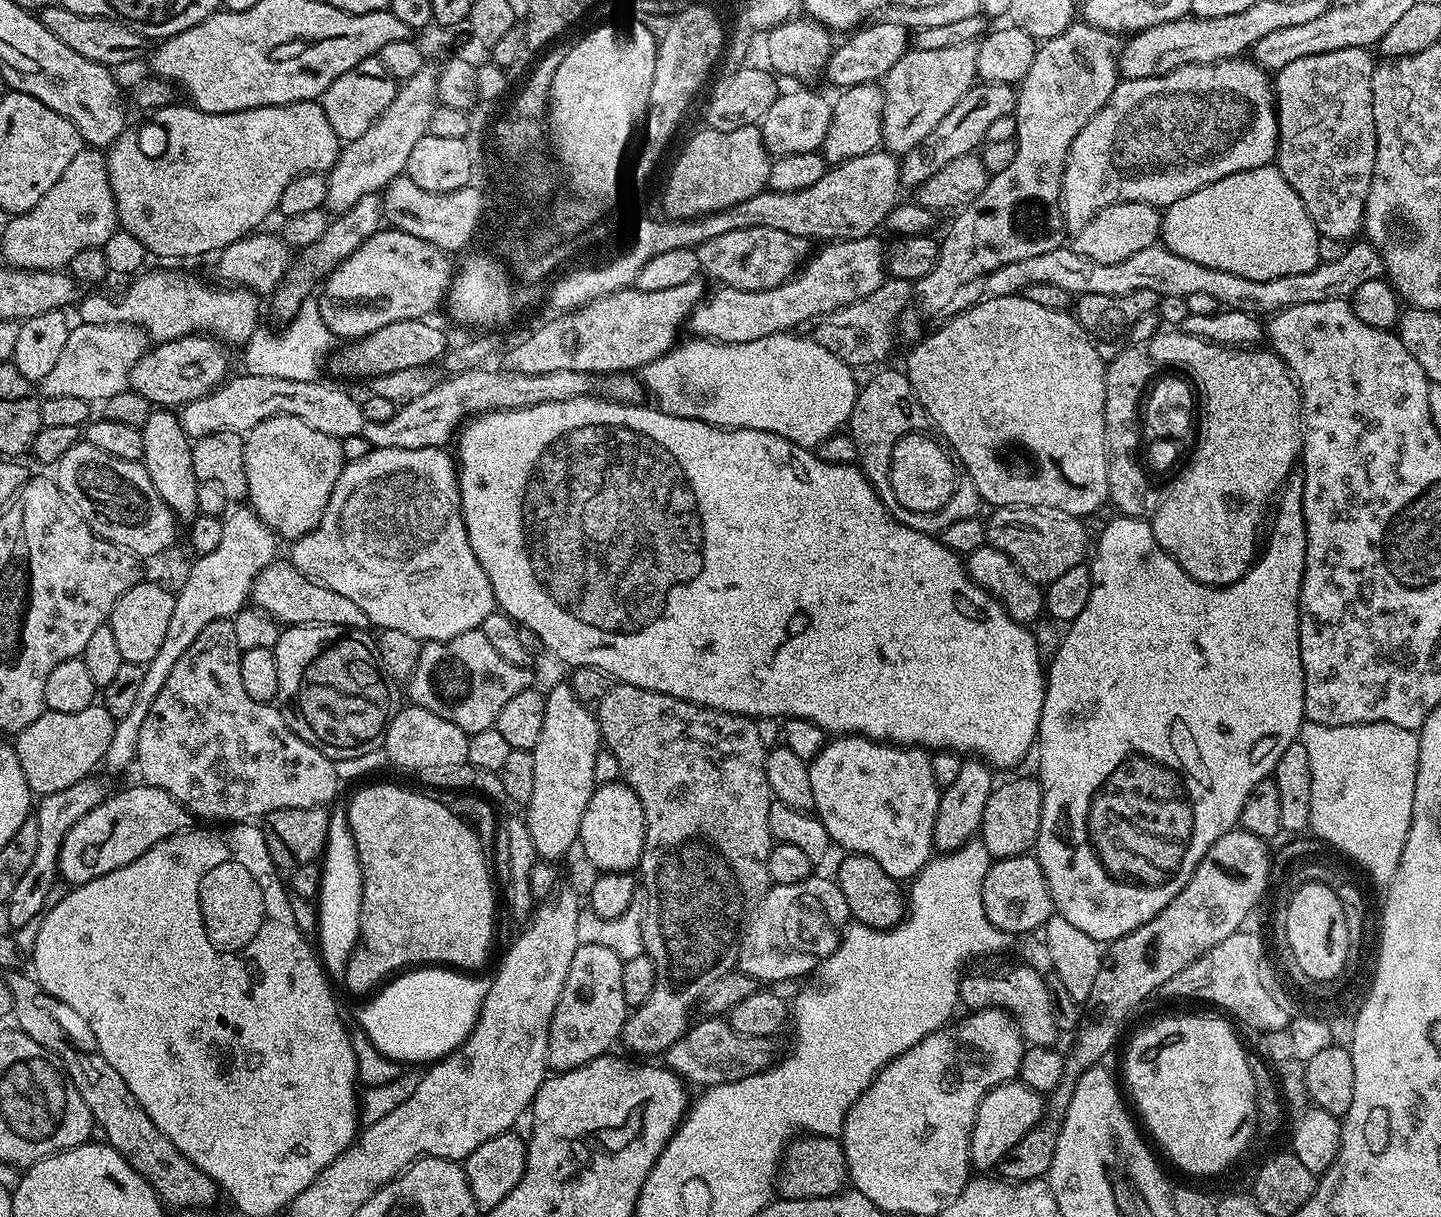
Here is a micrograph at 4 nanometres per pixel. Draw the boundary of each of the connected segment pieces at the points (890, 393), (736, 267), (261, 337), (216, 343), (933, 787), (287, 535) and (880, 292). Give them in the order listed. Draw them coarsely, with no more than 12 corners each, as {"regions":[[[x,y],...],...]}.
{"regions":[[[903,371],[857,391],[846,428],[873,488],[896,442],[929,427]],[[730,230],[695,249],[725,288],[770,290],[809,259],[809,237]],[[312,296],[242,350],[250,375],[314,380],[336,340]],[[207,334],[149,347],[128,388],[172,410],[224,384],[227,351]],[[855,734],[808,764],[829,841],[891,880],[934,856],[919,746]],[[276,416],[246,433],[247,503],[281,541],[317,527],[340,440]],[[909,281],[874,294],[815,321],[818,346],[853,365],[892,352],[914,300]]]}

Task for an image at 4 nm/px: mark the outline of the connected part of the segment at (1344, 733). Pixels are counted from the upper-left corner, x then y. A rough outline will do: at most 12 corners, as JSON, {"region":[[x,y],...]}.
{"region":[[1308,722],[1311,831],[1386,886],[1419,735]]}

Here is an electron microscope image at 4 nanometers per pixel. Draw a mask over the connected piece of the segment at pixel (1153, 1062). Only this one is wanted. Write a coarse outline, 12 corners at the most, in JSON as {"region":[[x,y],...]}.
{"region":[[1220,1016],[1128,1044],[1147,1135],[1192,1176],[1256,1127],[1252,1060]]}

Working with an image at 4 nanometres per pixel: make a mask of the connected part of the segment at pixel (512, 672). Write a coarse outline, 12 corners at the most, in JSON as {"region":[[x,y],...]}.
{"region":[[477,630],[421,643],[409,701],[471,734],[533,687]]}

